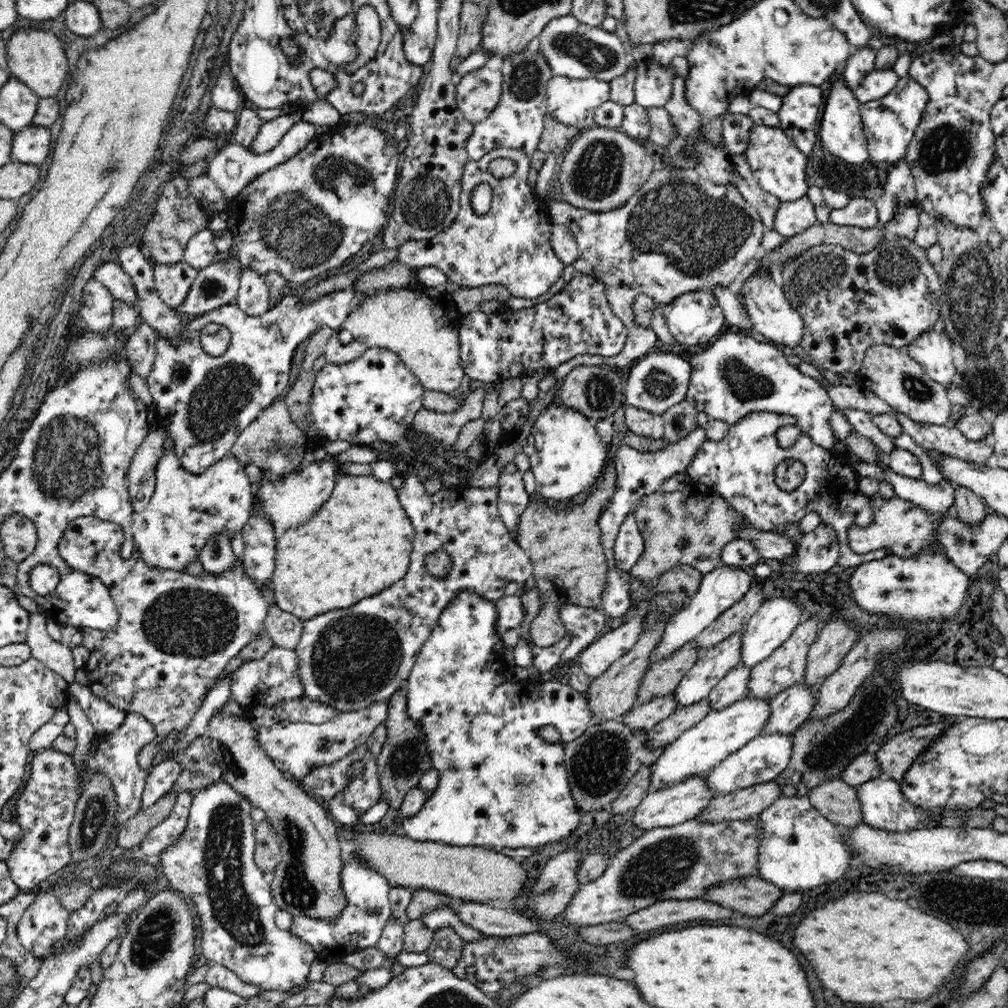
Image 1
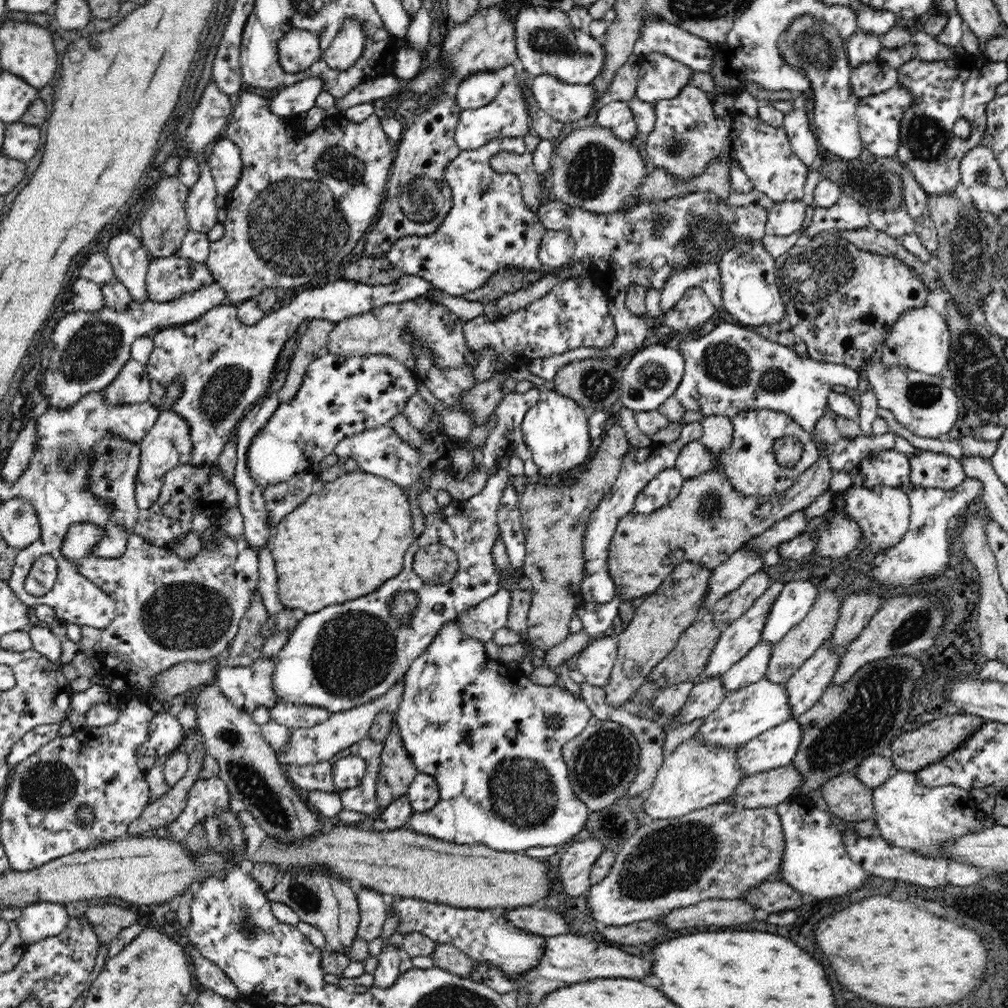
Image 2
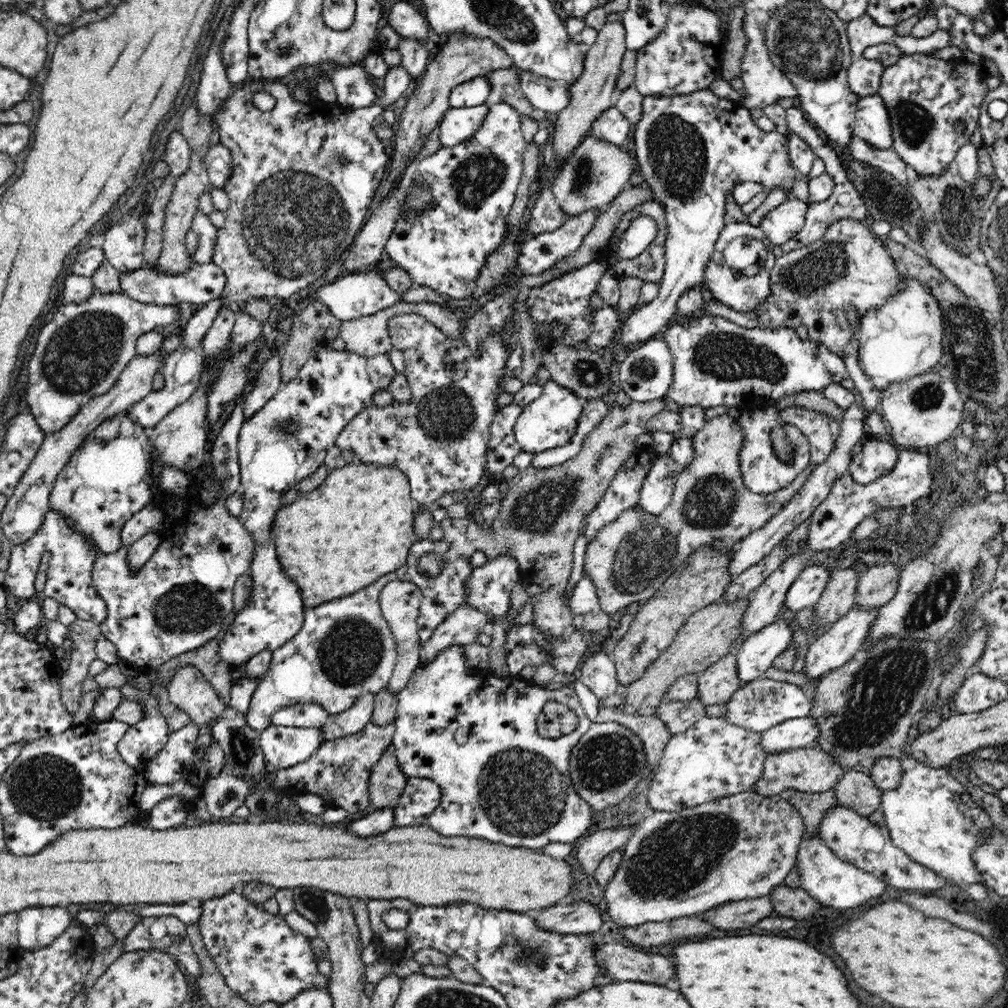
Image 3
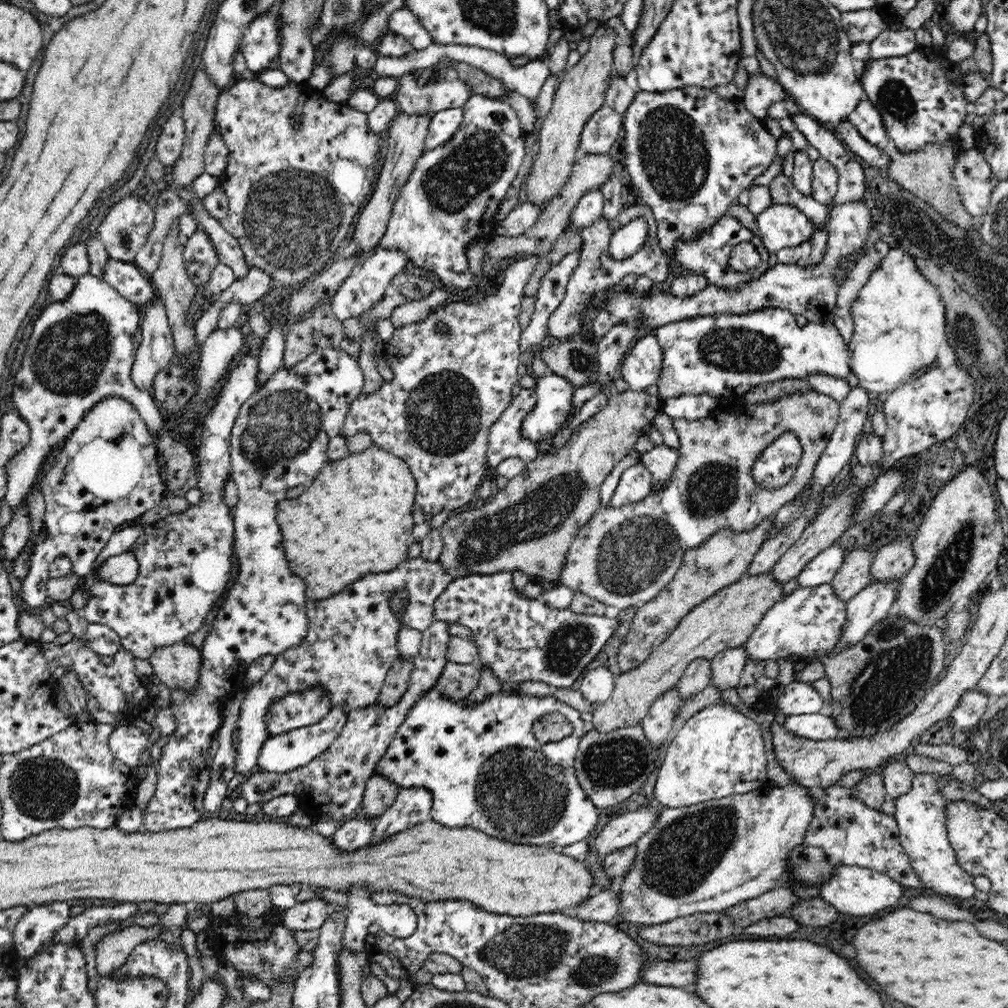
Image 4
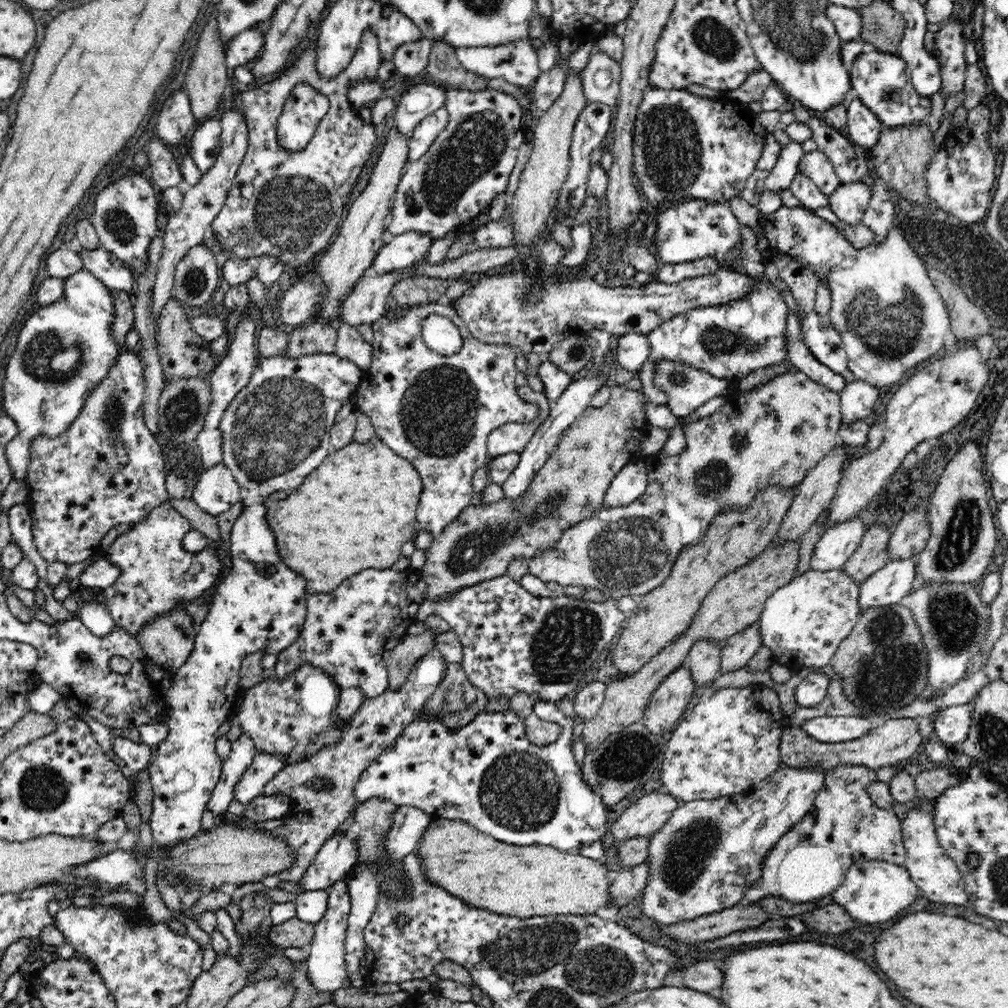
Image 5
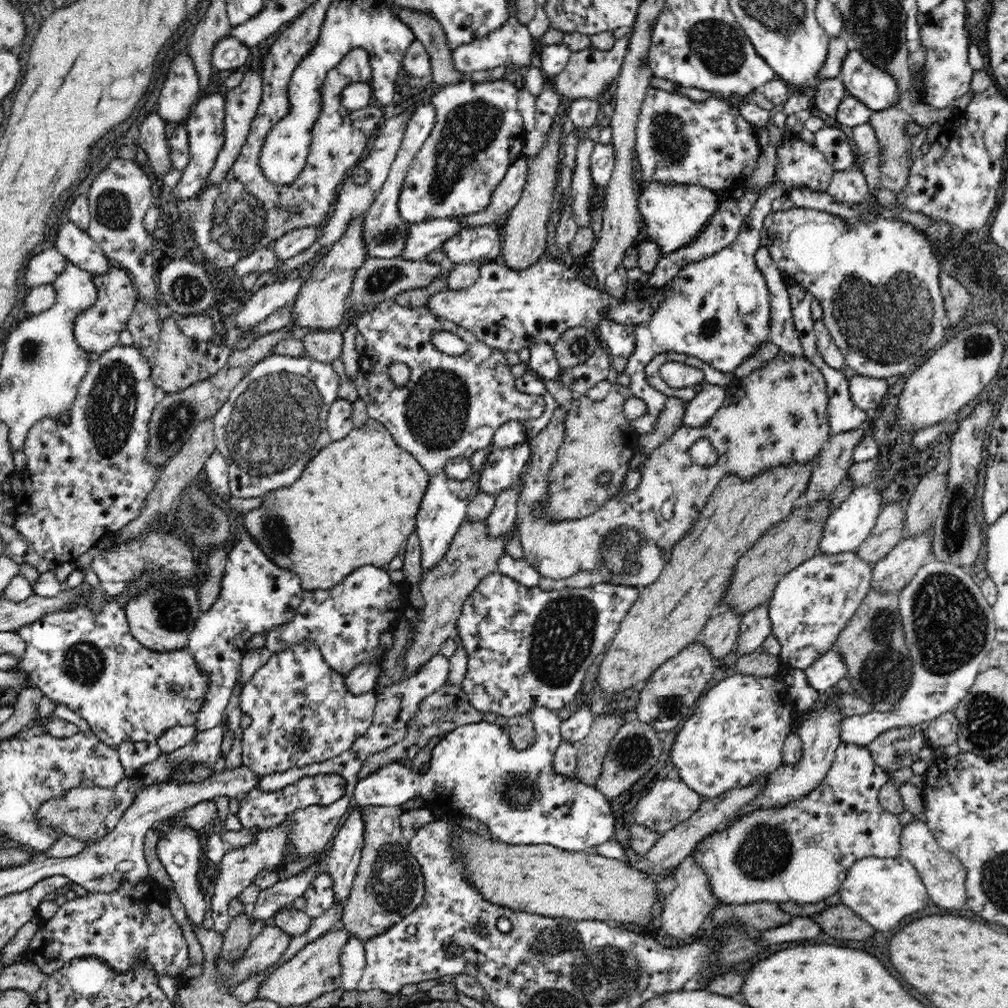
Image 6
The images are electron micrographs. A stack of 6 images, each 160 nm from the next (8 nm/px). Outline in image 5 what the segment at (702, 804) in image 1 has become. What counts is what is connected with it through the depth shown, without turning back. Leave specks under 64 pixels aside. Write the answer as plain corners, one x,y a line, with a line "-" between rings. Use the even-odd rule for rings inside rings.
758,684
706,695
672,731
662,766
662,787
680,803
748,791
781,766
780,732
787,723
776,691

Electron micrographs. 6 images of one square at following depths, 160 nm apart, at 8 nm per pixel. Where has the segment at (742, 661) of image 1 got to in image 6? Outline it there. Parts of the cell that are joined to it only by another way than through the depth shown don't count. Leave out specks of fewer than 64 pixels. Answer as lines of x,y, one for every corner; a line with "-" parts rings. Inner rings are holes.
866,485
855,488
840,507
832,511
827,518
817,552
826,555
856,552
857,548
870,536
882,507
882,498
878,490

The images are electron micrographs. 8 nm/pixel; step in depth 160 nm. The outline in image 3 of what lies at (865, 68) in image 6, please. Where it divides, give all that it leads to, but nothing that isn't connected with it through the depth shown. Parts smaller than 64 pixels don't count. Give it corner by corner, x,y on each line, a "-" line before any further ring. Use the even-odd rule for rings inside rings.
924,53
904,55
896,64
885,67
878,94
884,99
890,115
892,148
919,176
942,176
958,149
970,141
975,131
979,131
980,109
989,91
985,78
980,63
958,63
-
960,118
966,123
963,135
958,135
954,129

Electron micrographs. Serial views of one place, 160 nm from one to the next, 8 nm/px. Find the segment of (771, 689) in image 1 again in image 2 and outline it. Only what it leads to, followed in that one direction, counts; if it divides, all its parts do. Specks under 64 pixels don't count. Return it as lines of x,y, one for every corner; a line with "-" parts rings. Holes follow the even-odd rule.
828,591
819,594
808,614
790,632
787,632
786,636
778,644
772,647
765,679
774,682
774,684
786,684
804,666
804,662
810,660
816,654
816,650
822,648
825,642
828,641
834,626
836,626
840,606
840,600
838,600
834,592

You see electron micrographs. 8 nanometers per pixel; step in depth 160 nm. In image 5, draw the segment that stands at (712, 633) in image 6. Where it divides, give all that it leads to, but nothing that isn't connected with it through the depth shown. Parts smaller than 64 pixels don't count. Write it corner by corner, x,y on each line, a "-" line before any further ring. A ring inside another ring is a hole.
699,640
698,644
694,644
692,652
686,656
683,667
691,671
695,690
706,683
712,684
722,674
721,645

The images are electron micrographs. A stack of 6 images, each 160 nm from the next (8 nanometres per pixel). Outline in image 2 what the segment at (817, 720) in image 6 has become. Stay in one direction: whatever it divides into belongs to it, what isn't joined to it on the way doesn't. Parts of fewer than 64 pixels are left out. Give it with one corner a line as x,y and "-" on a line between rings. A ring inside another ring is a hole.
726,801
678,818
653,820
650,824
641,825
638,832
621,846
608,876
591,885
584,895
586,907
599,927
655,920
668,910
686,908
702,900
740,899
748,888
760,882
778,880
784,833
775,807
738,809

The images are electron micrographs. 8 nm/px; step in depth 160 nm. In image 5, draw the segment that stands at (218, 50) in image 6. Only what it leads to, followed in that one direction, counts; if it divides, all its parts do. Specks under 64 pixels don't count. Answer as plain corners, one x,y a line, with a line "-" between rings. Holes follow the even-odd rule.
252,27
235,36
228,44
225,52
225,63
228,67
246,66
254,60
264,46
264,32

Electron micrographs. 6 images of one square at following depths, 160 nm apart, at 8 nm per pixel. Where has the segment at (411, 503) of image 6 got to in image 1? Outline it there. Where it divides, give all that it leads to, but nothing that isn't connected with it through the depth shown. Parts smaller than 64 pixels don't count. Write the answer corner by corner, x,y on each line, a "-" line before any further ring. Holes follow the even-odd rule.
343,474
331,497
309,518
306,526
288,529
276,540
272,595
280,610
310,620
334,608
348,608
366,596
374,596
398,582
409,569
414,527
404,513
396,489
372,475

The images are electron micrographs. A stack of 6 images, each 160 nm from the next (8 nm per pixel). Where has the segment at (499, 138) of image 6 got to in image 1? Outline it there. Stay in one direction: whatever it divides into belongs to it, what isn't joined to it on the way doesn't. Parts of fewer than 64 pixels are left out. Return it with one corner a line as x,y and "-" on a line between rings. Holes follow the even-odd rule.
495,148
487,152
480,160
468,161
464,169
464,178
462,178
462,192
460,196
460,212
456,220
444,232
440,232
436,237
425,240
410,240
399,248
397,260
410,268
422,268
424,266
435,266
453,282
456,287
479,286
489,284
501,284
515,298
524,298
530,301
546,294
553,284
556,284
563,277
566,264
558,258
558,255
552,249
550,243
551,232
554,224
550,222
549,217
540,211
539,198
534,192
534,188
528,186
527,176
530,166
530,157
526,152
510,149
-
495,158
504,158
514,161
516,164
516,173
507,178
495,178
488,164
491,164
-
480,184
488,184
494,191
494,200
492,200
492,210
486,216
477,216
472,211
470,194
474,187

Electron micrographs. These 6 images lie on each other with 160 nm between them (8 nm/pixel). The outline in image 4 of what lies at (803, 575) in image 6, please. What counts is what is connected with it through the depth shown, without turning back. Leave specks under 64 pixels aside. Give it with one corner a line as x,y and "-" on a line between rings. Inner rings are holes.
821,584
805,589
798,587
786,598
775,602
757,624
750,638
743,645
747,661
760,663
790,658
793,654
822,660
837,646
844,624
846,624
846,607
834,595
832,585

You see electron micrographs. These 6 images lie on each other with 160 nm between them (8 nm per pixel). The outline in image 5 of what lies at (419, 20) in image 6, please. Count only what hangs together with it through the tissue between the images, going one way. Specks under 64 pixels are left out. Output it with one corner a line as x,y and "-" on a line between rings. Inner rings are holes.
433,41
427,71
436,84
447,88
482,90
488,89
487,79
466,70
455,53
455,47
446,41

